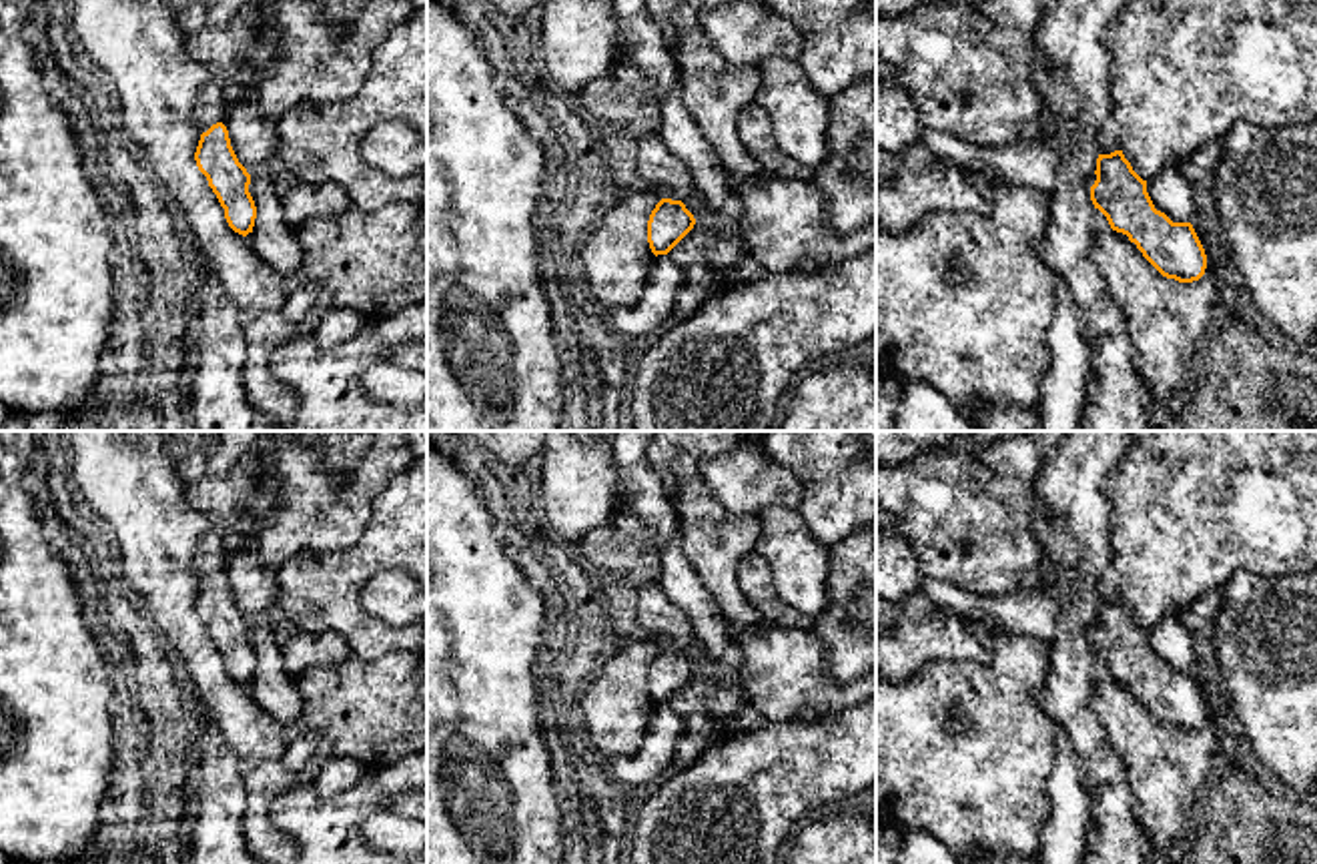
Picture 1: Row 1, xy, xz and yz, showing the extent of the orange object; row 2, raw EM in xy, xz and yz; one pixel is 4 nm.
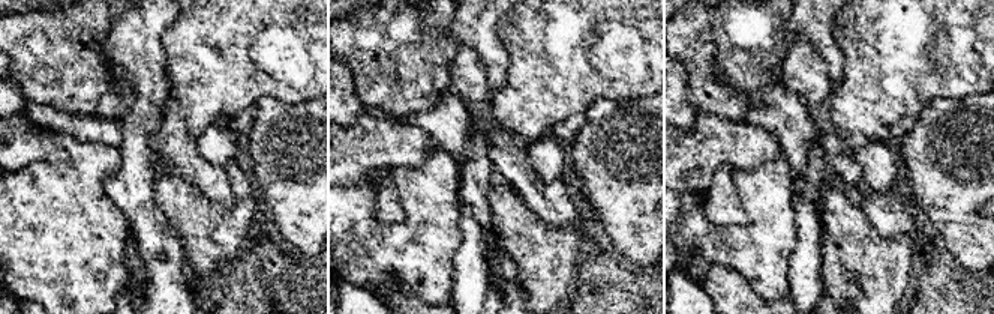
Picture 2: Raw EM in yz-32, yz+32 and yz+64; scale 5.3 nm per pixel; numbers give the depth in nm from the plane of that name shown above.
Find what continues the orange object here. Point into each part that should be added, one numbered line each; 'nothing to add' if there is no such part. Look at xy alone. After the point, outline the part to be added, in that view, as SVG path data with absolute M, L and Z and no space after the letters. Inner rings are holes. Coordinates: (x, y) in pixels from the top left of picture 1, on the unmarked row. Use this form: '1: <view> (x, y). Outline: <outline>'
1: xy (211, 556). Outline: M210 525L206 533L200 537L196 551L196 579L198 583L206 581L212 573L225 569L225 549L216 527Z

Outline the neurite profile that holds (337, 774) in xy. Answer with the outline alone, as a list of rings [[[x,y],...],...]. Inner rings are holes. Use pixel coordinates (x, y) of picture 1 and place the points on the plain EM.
[[[329,758],[313,780],[319,796],[331,798],[359,782],[365,766],[347,758]]]

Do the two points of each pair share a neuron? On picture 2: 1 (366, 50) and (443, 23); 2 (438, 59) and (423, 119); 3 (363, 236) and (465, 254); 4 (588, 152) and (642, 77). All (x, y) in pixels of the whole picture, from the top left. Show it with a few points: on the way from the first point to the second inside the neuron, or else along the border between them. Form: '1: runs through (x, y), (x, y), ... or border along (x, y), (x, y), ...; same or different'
1: runs through (386, 50), (405, 50), (423, 32); same
2: border along (452, 89), (426, 110), (390, 114); different
3: border along (461, 218), (461, 245), (455, 254), (453, 287); different
4: border along (648, 95), (627, 99), (598, 98), (591, 105); different

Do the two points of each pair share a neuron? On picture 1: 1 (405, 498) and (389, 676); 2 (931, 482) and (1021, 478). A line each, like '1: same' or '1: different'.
1: different
2: same

